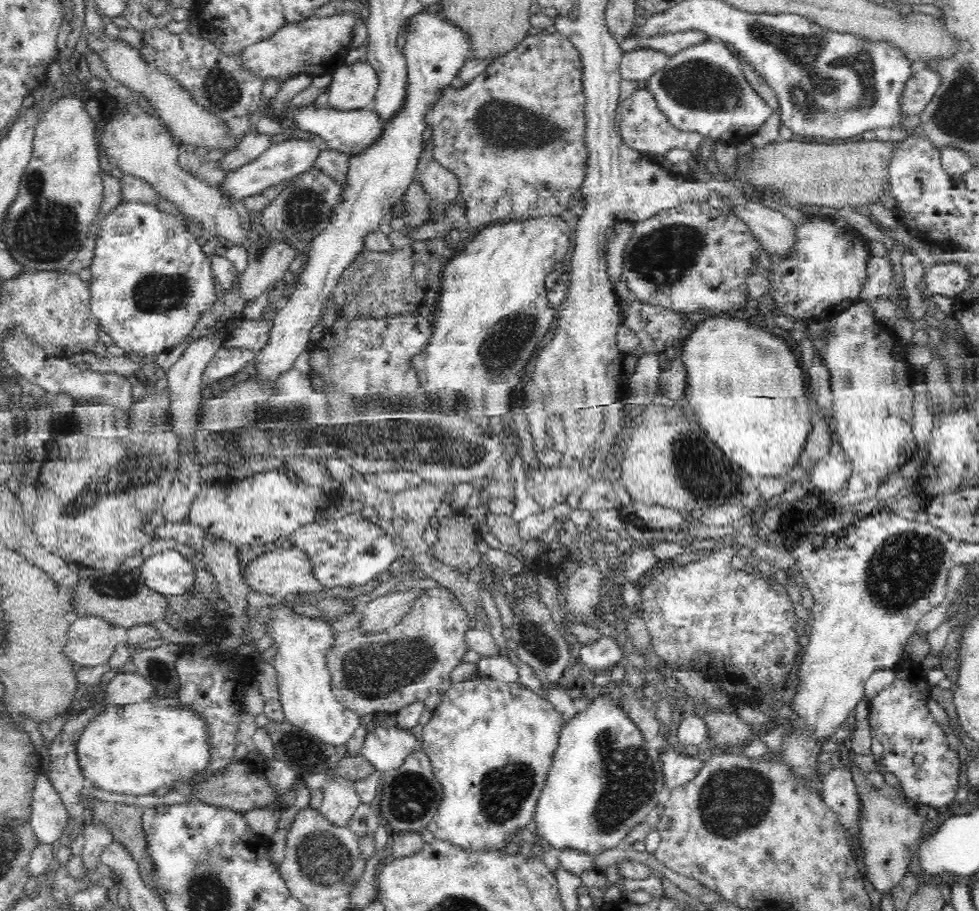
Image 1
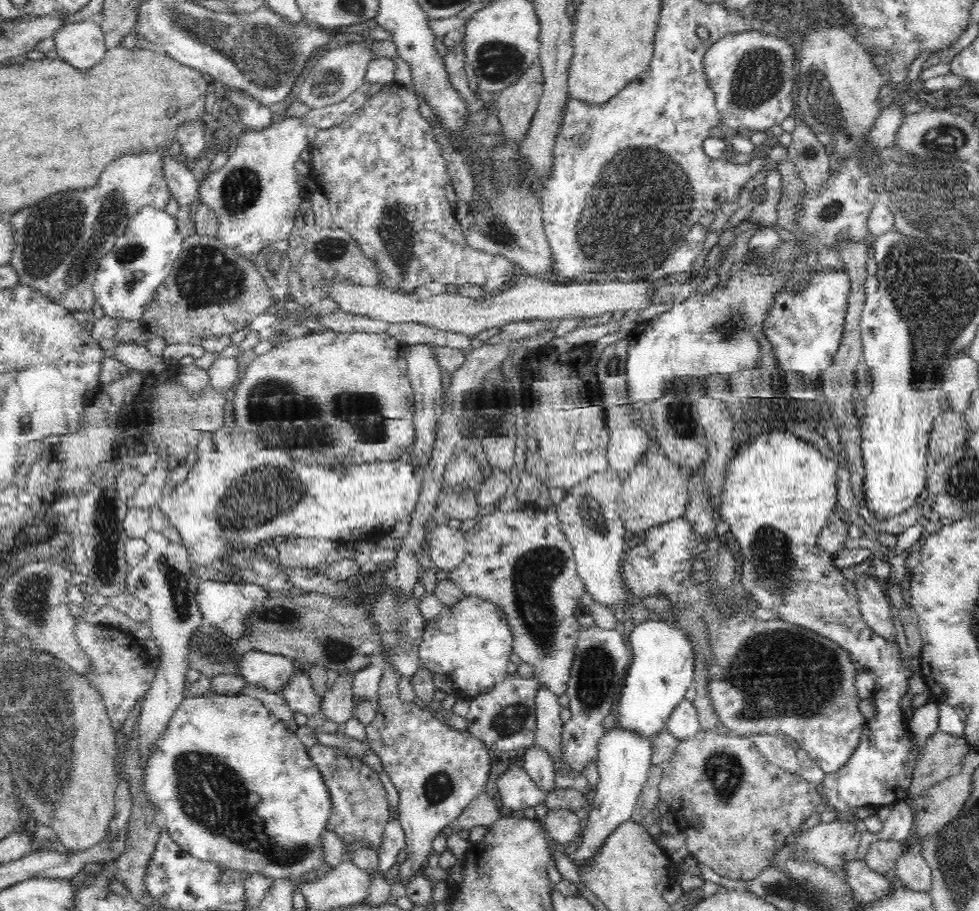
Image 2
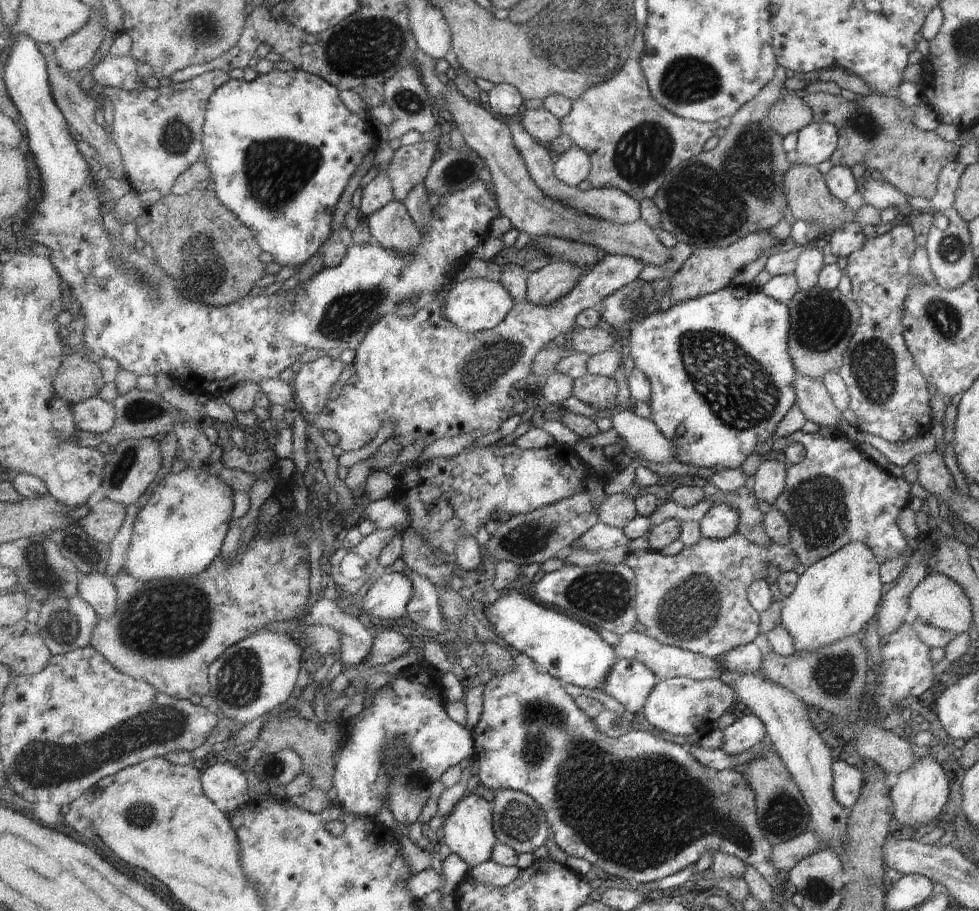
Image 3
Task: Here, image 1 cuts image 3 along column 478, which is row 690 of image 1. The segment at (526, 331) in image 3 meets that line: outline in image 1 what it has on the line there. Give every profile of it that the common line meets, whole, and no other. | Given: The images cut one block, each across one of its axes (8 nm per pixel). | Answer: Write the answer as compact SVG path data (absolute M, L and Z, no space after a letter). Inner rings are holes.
M440 584L436 588L430 588L428 591L420 592L421 598L412 606L412 609L404 615L400 622L388 627L387 629L380 629L379 631L366 631L362 630L362 627L356 627L352 630L346 630L344 632L334 632L331 640L331 645L325 652L326 667L332 676L332 690L336 695L336 699L340 704L344 705L346 709L355 712L362 716L365 714L377 714L379 712L396 714L398 710L412 704L413 702L424 702L428 698L432 688L440 686L442 682L445 682L451 678L452 672L462 663L466 652L468 652L468 641L466 641L466 632L468 632L470 616L464 612L464 608L460 607L459 600L456 600L456 596L450 594L445 587Z

